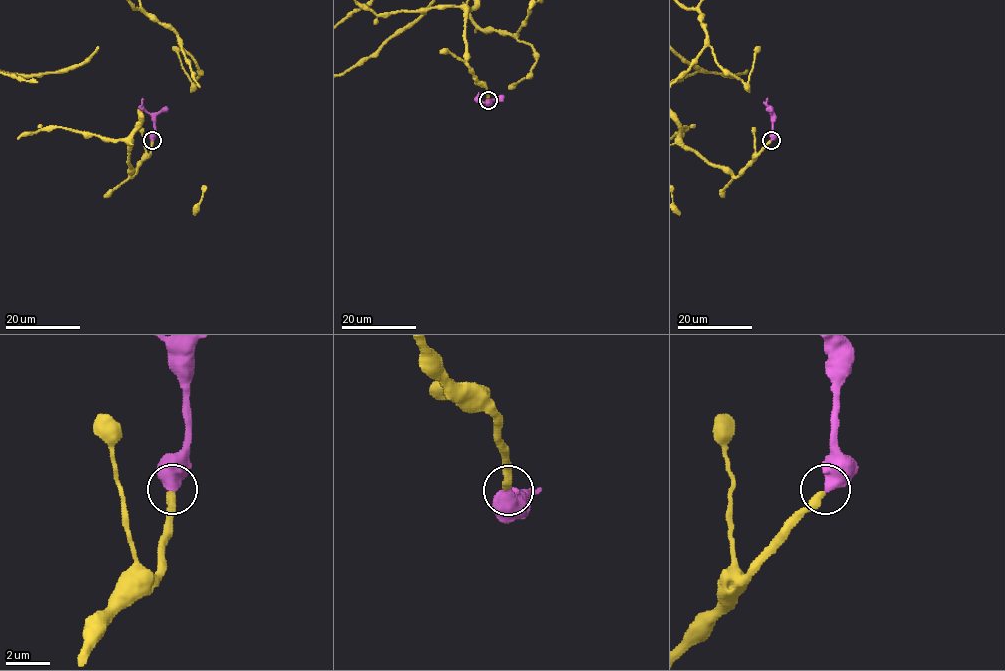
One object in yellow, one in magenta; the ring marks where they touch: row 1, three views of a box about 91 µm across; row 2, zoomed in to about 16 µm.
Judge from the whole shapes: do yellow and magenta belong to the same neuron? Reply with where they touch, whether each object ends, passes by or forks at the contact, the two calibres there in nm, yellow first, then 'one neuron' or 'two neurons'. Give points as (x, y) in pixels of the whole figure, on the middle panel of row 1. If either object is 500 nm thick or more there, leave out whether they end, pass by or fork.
(488, 100) | 380/600 nm | one neuron

